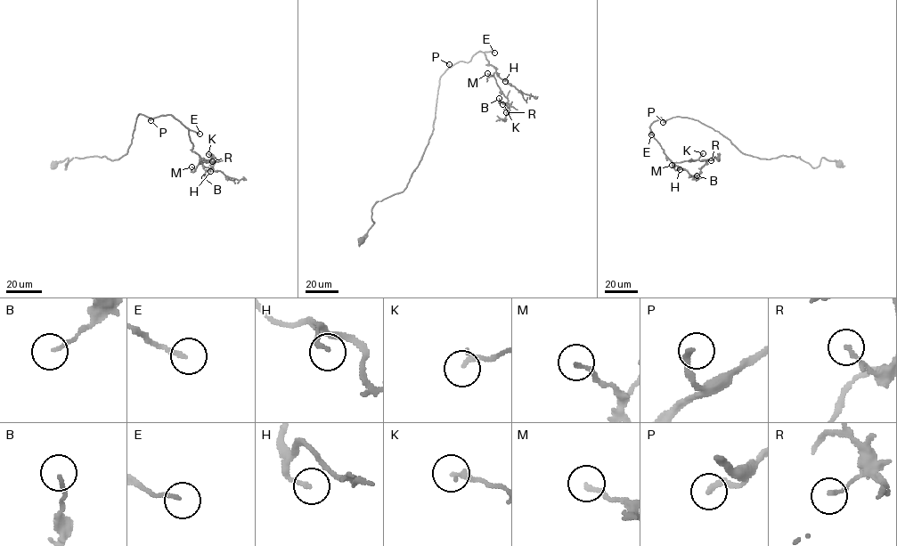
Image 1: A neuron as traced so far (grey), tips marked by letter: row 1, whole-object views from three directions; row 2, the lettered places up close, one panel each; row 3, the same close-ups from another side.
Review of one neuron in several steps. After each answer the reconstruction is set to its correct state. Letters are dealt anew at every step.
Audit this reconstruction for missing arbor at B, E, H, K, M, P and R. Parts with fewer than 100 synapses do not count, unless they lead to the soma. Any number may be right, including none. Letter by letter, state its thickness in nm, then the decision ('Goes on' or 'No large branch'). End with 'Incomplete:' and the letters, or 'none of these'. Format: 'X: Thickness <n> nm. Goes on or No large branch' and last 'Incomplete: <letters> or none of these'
B: Thickness 110 nm. No large branch
E: Thickness 150 nm. Goes on
H: Thickness 160 nm. No large branch
K: Thickness 200 nm. No large branch
M: Thickness 150 nm. No large branch
P: Thickness 220 nm. Goes on
R: Thickness 140 nm. No large branch
Incomplete: E, P

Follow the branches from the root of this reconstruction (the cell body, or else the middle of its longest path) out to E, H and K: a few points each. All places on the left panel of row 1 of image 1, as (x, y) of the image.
E: (53, 166), (68, 158), (66, 169), (73, 158), (118, 159), (127, 152), (139, 113), (171, 115), (199, 134)
H: (53, 166), (68, 158), (66, 169), (73, 158), (118, 159), (139, 113), (178, 120), (210, 171)
K: (53, 166), (118, 159), (139, 113), (172, 115), (199, 164), (214, 160), (208, 154)

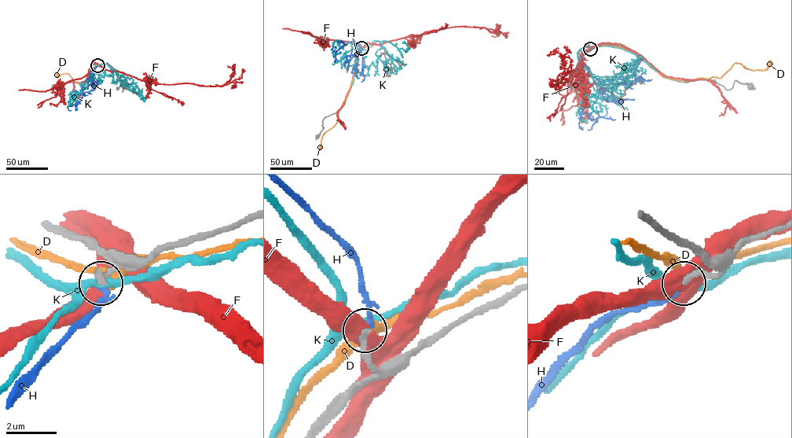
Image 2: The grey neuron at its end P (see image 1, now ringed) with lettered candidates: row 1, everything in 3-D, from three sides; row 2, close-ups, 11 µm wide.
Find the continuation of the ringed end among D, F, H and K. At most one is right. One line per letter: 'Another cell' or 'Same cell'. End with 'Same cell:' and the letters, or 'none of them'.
D: Another cell
F: Another cell
H: Same cell
K: Another cell
Same cell: H

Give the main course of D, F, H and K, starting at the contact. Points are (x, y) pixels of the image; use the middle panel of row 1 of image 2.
D: (361, 48), (356, 54), (350, 87), (336, 114), (338, 121), (323, 134), (320, 148)
F: (361, 48), (367, 42), (381, 44), (459, 26), (497, 29), (505, 37), (508, 32)
H: (361, 47), (353, 39), (335, 51), (331, 49), (335, 46)
K: (361, 47), (374, 40), (386, 41), (405, 51), (408, 46), (402, 43)

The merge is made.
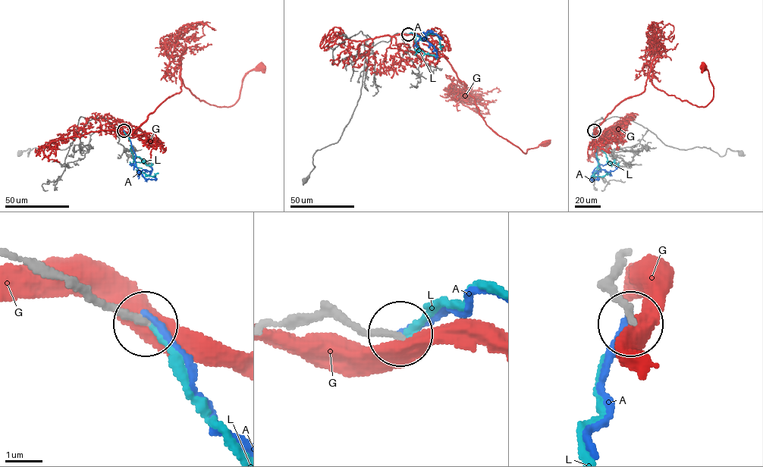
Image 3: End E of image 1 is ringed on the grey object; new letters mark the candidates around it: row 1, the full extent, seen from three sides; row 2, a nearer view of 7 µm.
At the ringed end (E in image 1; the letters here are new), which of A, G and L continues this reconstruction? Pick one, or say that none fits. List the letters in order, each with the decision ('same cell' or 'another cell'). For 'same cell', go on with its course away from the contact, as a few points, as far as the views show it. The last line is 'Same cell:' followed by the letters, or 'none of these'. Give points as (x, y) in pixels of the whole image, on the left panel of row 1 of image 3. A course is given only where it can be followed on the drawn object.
A: another cell
G: another cell
L: same cell; course (124, 130), (130, 142), (139, 170), (155, 177), (157, 173)
Same cell: L

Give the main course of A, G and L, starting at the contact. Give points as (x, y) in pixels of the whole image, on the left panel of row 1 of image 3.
A: (123, 130), (135, 154), (137, 170), (140, 173), (142, 170), (150, 173), (152, 169), (150, 167)
G: (123, 130), (131, 133), (178, 93), (180, 76), (200, 100), (230, 107), (243, 77), (260, 66)
L: (124, 130), (130, 142), (139, 170), (155, 177), (157, 173)

